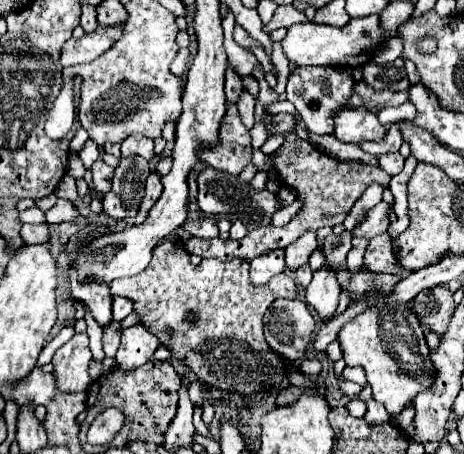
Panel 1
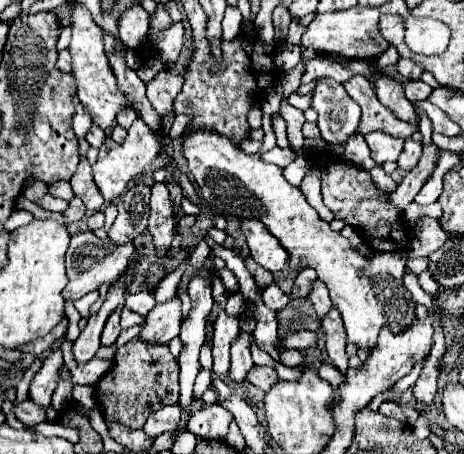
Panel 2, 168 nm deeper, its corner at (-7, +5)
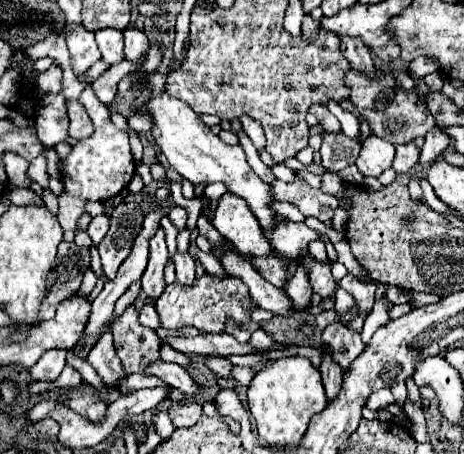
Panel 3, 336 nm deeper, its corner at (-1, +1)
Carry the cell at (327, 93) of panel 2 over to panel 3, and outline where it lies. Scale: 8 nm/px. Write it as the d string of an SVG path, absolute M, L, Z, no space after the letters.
M325 133L323 145L321 145L321 165L331 171L339 173L347 165L353 165L359 157L361 143L343 135L343 133Z

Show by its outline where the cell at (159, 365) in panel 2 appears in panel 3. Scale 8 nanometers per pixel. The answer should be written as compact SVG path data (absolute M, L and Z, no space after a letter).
M129 305L125 313L111 323L113 345L127 373L141 373L145 365L159 361L159 337L153 329L139 323L139 311Z

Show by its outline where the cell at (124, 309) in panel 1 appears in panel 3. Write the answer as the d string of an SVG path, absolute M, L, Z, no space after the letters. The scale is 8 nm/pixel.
M149 303L145 307L141 307L141 315L139 315L139 321L143 327L151 327L151 329L159 329L161 323L159 323L159 315L155 311L155 307Z

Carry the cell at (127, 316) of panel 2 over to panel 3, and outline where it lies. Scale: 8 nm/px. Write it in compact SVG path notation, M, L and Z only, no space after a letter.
M135 281L135 285L129 287L129 289L125 291L125 295L115 303L115 319L117 319L117 317L119 317L131 303L135 303L139 291L141 291L141 281Z

